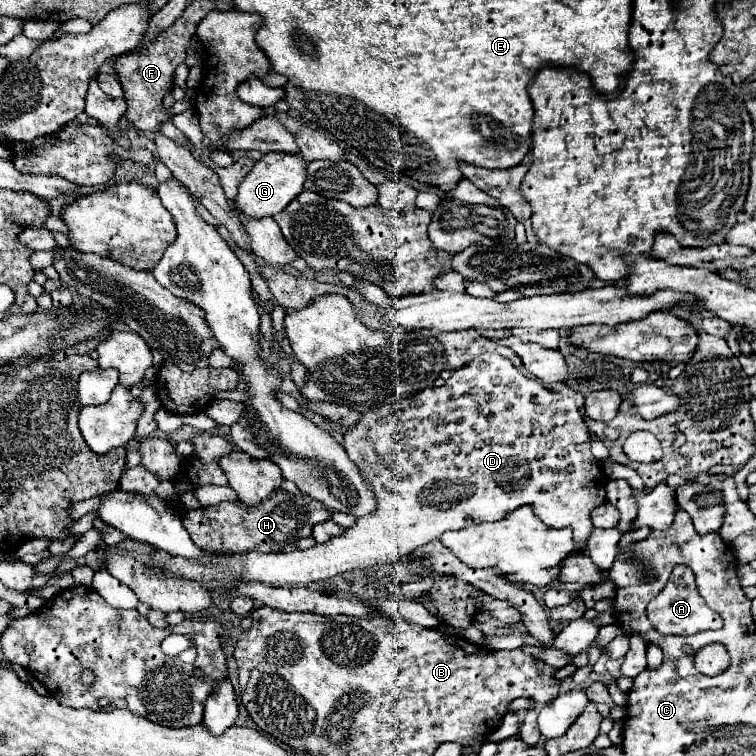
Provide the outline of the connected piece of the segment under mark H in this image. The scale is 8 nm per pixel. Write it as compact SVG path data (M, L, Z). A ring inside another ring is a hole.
M276 489L270 497L260 501L260 505L244 505L240 501L222 501L212 507L200 507L186 513L182 519L186 531L192 541L206 549L218 553L278 553L284 545L296 543L302 537L312 535L312 527L316 523L324 523L332 517L332 511L324 507L324 503L308 497L294 495L284 489Z

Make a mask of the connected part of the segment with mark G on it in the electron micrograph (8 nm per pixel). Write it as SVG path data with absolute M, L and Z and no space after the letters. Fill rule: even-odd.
M268 153L260 161L254 163L252 171L244 177L234 197L234 211L252 219L272 217L280 213L294 197L304 191L304 175L306 175L306 161L302 155L288 155L288 153Z

